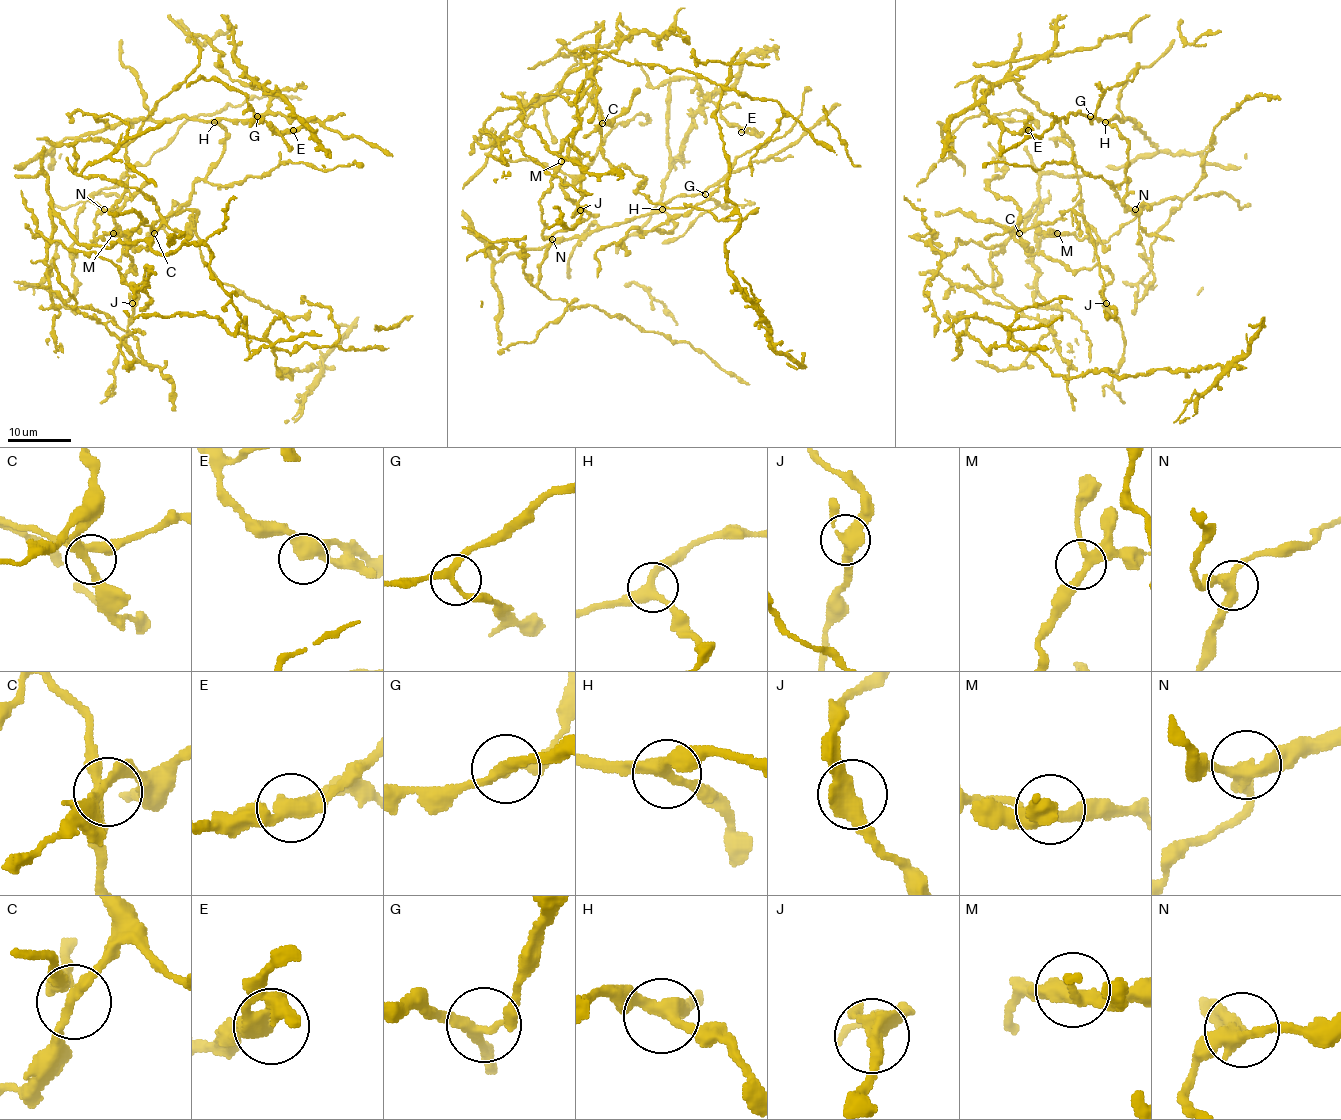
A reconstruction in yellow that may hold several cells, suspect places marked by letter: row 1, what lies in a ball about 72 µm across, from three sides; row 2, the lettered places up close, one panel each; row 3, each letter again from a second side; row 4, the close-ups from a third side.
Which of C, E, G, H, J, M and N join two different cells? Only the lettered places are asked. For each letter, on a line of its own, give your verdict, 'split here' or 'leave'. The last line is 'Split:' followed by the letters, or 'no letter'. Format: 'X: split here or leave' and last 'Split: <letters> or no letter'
C: leave
E: leave
G: leave
H: leave
J: leave
M: leave
N: leave
Split: no letter

